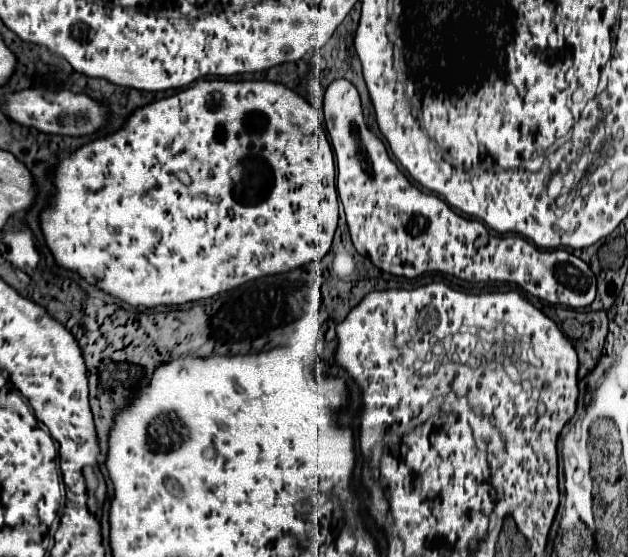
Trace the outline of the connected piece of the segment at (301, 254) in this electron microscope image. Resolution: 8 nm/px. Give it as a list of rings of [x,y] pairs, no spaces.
[[[201,79],[191,89],[185,89],[173,97],[167,97],[157,103],[137,109],[119,133],[95,139],[71,155],[61,153],[53,179],[55,179],[57,193],[53,197],[53,205],[41,213],[41,231],[45,235],[47,247],[51,249],[55,261],[69,271],[77,271],[89,283],[99,283],[99,289],[127,301],[133,307],[143,305],[151,309],[157,305],[183,305],[189,301],[209,299],[209,297],[215,297],[217,293],[235,289],[247,281],[253,281],[265,275],[285,273],[301,265],[307,265],[311,261],[317,261],[329,251],[331,241],[333,244],[347,244],[349,237],[345,207],[342,207],[343,203],[337,191],[337,172],[333,167],[333,151],[321,127],[319,111],[311,103],[307,103],[303,97],[293,93],[291,89],[279,83],[271,83],[271,81]]]

